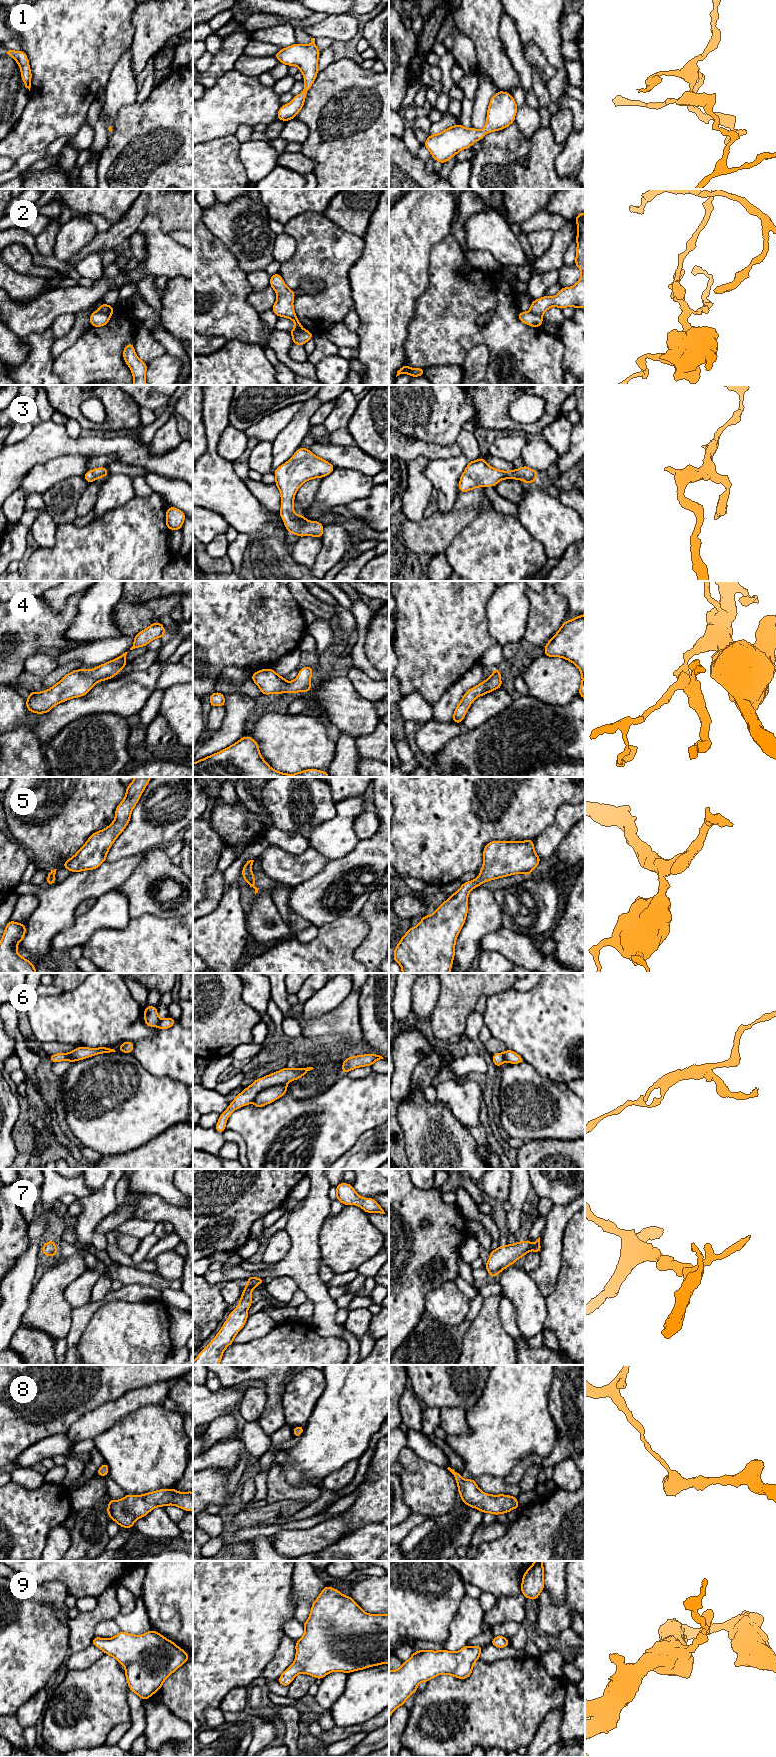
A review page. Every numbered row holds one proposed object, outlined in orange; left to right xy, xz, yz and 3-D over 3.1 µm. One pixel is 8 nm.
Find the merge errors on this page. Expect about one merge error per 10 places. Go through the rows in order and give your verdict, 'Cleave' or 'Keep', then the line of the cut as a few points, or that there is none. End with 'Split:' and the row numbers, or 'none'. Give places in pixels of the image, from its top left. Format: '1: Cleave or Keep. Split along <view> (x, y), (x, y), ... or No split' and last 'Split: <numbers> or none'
1: Keep. No split
2: Cleave. Split along xy (97, 310), (109, 316)
3: Keep. No split
4: Keep. No split
5: Keep. No split
6: Keep. No split
7: Keep. No split
8: Keep. No split
9: Keep. No split
Split: 2

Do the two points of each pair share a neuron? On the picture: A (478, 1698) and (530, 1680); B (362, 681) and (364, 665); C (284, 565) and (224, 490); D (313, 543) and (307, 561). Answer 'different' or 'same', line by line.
A: same
B: different
C: different
D: same

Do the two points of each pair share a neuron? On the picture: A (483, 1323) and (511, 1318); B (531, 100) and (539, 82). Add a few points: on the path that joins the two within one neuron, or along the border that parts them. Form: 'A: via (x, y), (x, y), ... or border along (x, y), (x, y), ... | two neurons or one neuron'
A: border along (502, 1297), (499, 1303), (499, 1320), (513, 1340) | two neurons
B: border along (531, 89), (540, 107) | two neurons

